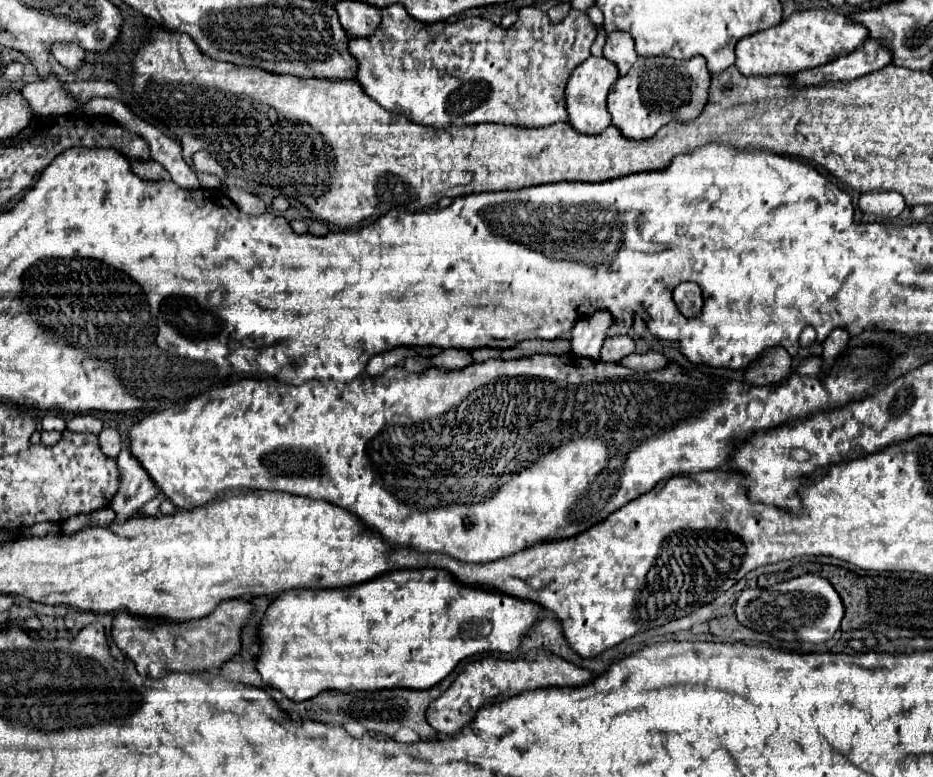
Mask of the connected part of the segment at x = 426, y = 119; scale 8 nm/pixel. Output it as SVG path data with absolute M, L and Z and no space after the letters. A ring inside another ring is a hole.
M394 4L394 6L382 8L382 22L380 22L380 26L376 28L376 32L372 36L352 38L350 40L350 52L358 60L356 82L362 84L366 94L370 98L374 98L382 108L386 108L390 112L404 114L404 116L408 116L408 120L412 120L416 124L442 128L442 126L470 126L470 124L482 124L482 122L498 122L498 124L516 124L516 126L530 126L532 128L532 126L548 126L548 124L554 124L554 122L566 122L568 120L566 96L564 96L566 82L568 82L572 70L590 56L590 46L592 46L594 40L596 40L596 26L588 18L588 14L580 12L580 10L570 10L570 14L562 22L552 24L542 10L538 10L534 6L526 6L526 8L522 8L518 22L514 26L510 26L510 28L502 28L502 26L492 24L490 20L470 16L470 24L466 20L456 20L454 22L454 30L452 30L448 22L424 24L424 22L412 18L402 4L398 4L398 6Z

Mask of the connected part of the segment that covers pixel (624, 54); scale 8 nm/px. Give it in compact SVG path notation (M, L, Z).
M618 30L610 32L604 46L604 58L608 58L618 66L620 76L626 76L626 72L632 68L632 64L638 58L634 48L634 38L628 36L628 32L618 32Z

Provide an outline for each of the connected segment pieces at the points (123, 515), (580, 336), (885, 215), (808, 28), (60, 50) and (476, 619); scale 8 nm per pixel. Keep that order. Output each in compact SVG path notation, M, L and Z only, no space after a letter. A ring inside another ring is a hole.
M128 446L118 454L118 470L122 472L122 488L118 488L118 496L110 502L112 510L120 520L136 516L136 512L158 496L158 486L150 480L148 472L142 468L138 458L130 452Z
M598 310L589 318L579 319L569 337L570 353L598 360L604 338L614 324L616 320L608 310Z
M870 192L870 194L862 194L858 206L860 206L862 214L874 216L878 220L892 220L906 208L904 198L898 196L898 192Z
M834 10L796 12L788 20L782 20L778 28L742 38L736 48L736 68L744 76L796 74L854 52L864 40L868 40L868 34L866 26Z
M54 44L50 48L50 52L62 66L66 66L70 70L78 68L84 60L84 50L78 44Z
M400 568L400 570L392 570L386 574L376 576L374 580L362 582L362 584L354 584L354 586L346 586L346 588L334 588L334 590L290 590L280 594L272 606L268 608L262 626L260 626L260 638L262 638L262 648L258 654L258 672L264 680L266 686L270 688L278 688L286 698L294 700L294 702L304 702L308 698L314 698L318 692L322 690L338 690L338 692L356 692L356 690L380 690L380 688L422 688L428 690L432 686L436 686L438 682L442 682L460 660L472 656L472 654L480 654L480 652L490 652L490 650L498 650L498 652L516 652L522 646L522 640L530 634L530 630L534 628L534 624L538 624L538 618L542 614L542 606L532 602L532 600L520 600L516 596L498 592L498 590L488 590L488 588L476 588L476 586L468 586L458 582L454 576L450 576L448 570L444 568Z

